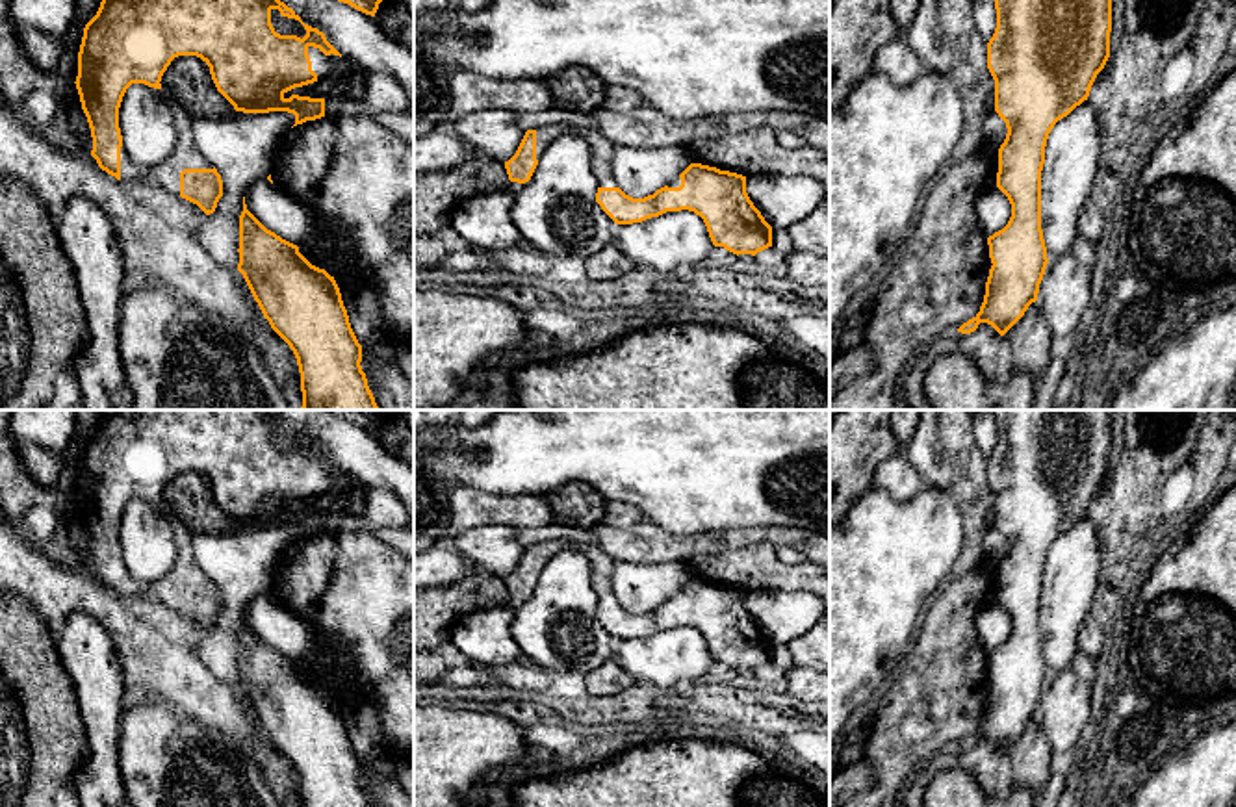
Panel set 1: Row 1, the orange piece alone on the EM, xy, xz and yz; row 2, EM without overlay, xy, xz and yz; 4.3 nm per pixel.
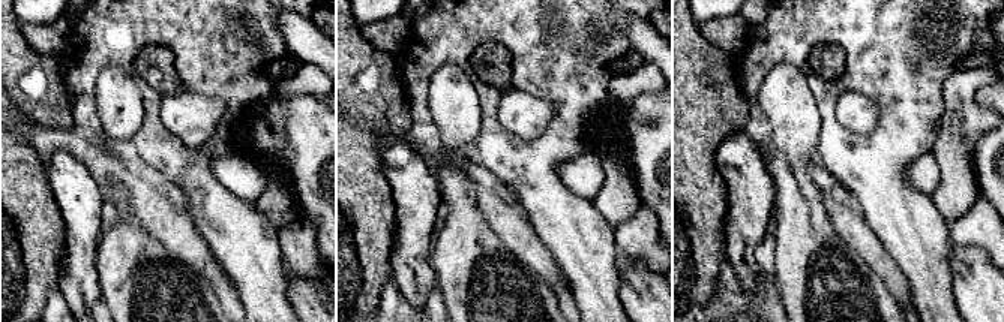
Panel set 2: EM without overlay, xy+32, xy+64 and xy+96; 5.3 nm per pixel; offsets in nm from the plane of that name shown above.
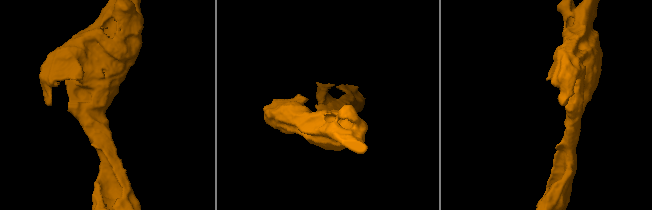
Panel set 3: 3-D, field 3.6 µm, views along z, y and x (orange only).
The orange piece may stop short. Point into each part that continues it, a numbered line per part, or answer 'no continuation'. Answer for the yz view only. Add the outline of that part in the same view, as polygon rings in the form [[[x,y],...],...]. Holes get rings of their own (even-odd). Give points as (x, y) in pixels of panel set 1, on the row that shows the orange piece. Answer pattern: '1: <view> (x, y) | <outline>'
no continuation

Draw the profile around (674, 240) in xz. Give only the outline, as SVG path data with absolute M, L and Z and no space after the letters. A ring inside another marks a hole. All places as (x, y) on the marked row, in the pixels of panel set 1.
M689 210L666 211L642 223L618 224L614 241L635 267L651 269L666 276L681 267L692 269L715 247L703 219Z

